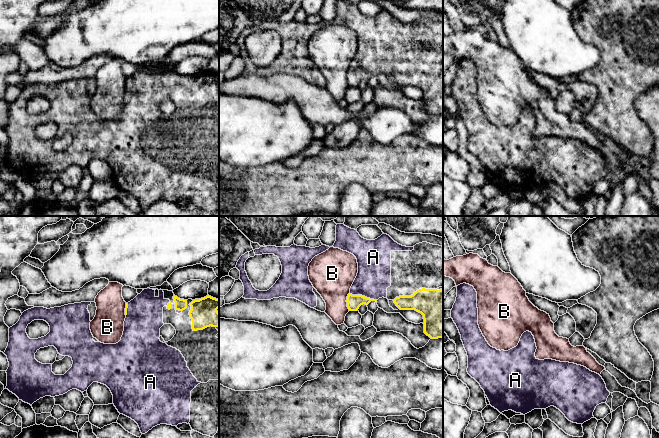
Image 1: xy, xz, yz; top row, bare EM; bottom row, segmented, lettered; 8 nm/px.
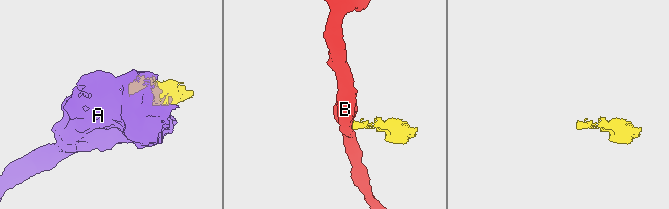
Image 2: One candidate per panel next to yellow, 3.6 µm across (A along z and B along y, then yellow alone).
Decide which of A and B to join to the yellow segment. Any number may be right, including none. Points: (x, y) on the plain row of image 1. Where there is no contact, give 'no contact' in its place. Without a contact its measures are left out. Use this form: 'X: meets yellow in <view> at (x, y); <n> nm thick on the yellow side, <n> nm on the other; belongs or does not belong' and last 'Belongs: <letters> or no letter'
A: meets yellow in xz at (363, 72); 110 nm thick on the yellow side, 280 nm on the other; belongs
B: meets yellow in xz at (346, 77); 110 nm thick on the yellow side, 360 nm on the other; does not belong
Belongs: A

